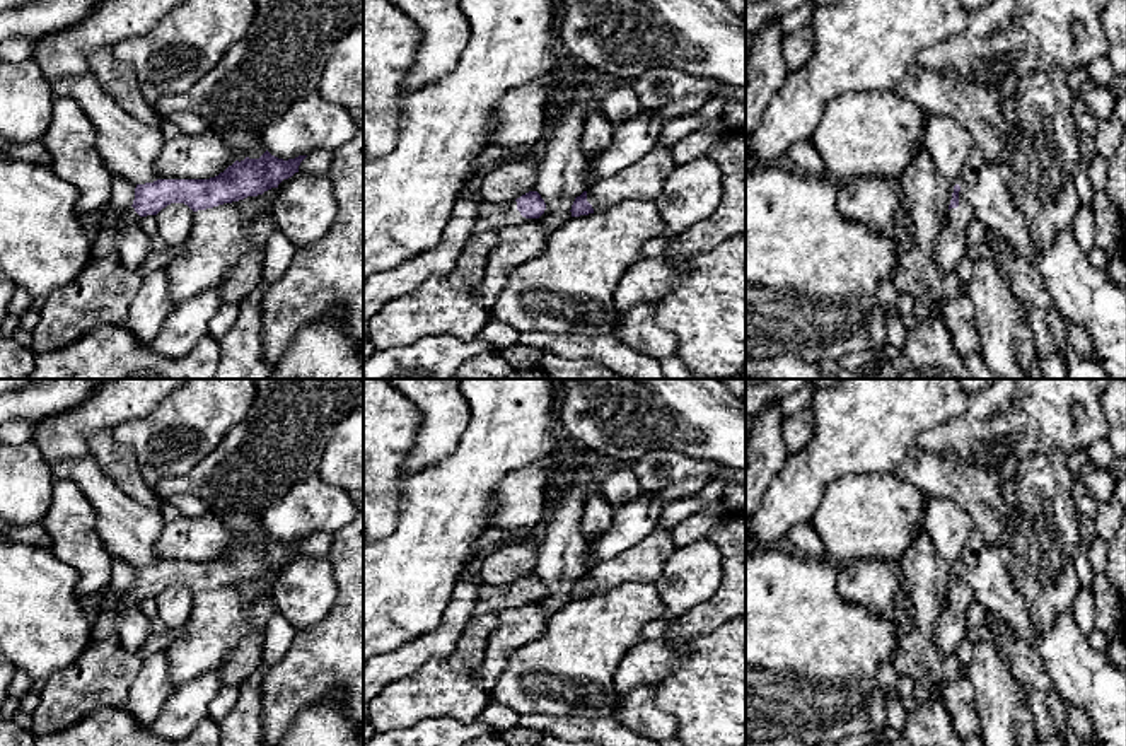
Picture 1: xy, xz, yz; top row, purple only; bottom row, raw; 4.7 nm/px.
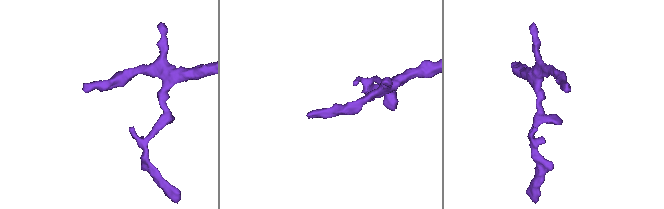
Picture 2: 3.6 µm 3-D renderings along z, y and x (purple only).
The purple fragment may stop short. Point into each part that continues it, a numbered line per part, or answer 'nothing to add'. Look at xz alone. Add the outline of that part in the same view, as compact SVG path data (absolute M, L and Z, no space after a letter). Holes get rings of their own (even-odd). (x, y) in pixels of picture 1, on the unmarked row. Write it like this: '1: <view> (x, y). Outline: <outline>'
1: xz (492, 600). Outline: M515 582L505 587L483 586L473 616L481 613L500 613L505 608L515 608L524 603L527 601L517 592Z

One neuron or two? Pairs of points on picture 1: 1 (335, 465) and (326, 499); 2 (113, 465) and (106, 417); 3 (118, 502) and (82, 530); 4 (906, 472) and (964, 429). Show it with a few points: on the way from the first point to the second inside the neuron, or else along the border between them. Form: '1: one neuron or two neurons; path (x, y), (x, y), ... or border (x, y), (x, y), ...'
1: two neurons; border (318, 473), (323, 480), (345, 490)
2: two neurons; border (110, 429), (101, 429), (91, 437), (89, 454)
3: two neurons; border (77, 483), (94, 511), (98, 536), (113, 555)
4: two neurons; border (915, 444), (940, 454), (956, 454), (971, 463)

